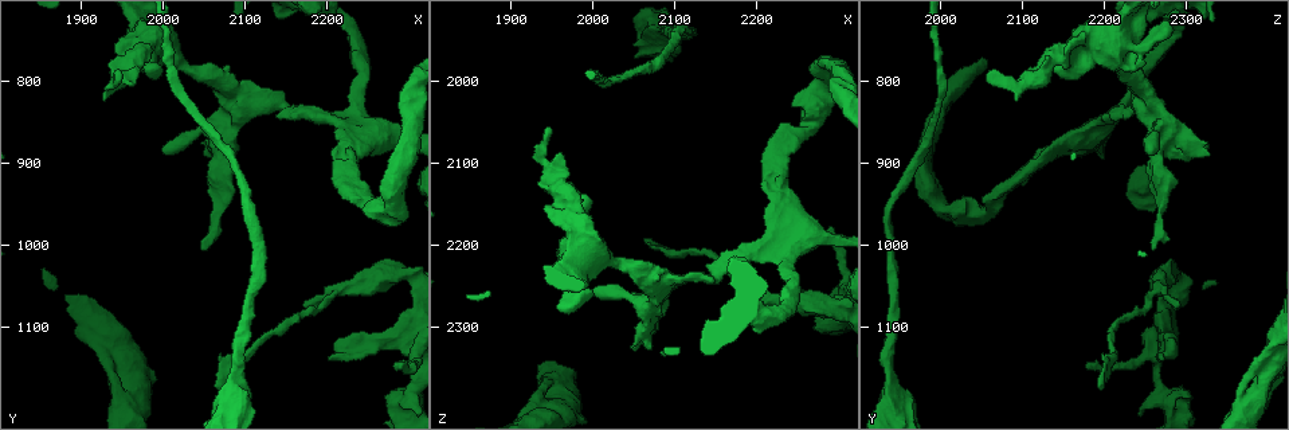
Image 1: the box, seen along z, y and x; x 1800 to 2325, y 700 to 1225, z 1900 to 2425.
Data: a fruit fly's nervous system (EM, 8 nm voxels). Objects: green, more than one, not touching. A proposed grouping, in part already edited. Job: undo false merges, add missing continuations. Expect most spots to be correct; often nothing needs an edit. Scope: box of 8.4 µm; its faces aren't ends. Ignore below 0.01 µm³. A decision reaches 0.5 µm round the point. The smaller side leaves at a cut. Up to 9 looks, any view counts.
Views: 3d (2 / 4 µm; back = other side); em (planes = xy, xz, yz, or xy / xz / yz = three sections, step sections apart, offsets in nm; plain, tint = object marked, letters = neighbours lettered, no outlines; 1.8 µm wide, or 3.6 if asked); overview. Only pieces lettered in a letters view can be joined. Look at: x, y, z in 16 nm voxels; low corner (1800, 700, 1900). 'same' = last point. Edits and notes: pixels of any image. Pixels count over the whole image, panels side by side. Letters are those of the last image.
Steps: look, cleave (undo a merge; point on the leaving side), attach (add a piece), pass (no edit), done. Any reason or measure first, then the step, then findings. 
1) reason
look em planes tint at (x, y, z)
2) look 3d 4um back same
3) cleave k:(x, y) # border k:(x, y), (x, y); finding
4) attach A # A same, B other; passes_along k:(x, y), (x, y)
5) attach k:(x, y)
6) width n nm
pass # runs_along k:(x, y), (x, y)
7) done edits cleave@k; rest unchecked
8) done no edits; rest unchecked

an open end
look 3d 2um at (2050, 890, 2330)

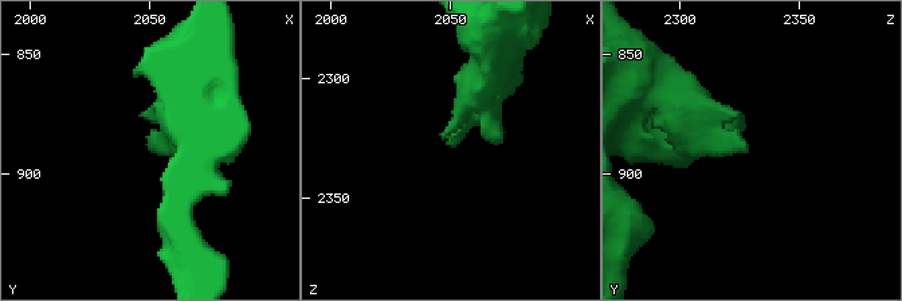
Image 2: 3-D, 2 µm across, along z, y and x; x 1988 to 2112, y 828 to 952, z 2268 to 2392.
shape alone is not enough
look em planes letters at (2051, 891, 2327)

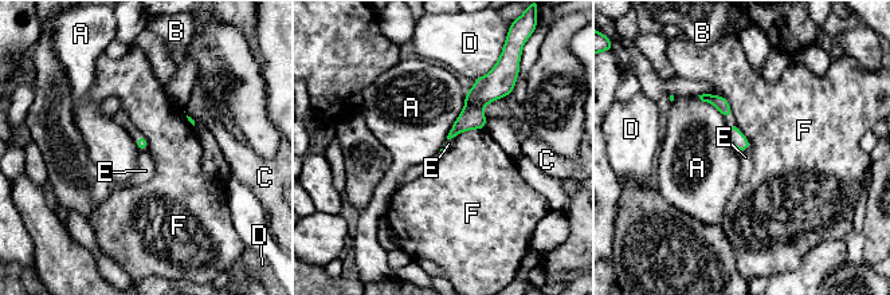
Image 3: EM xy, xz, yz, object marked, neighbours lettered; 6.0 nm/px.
pass # A other, B other, C other, D other, E other, F other; border 3:(457, 134), (447, 140); no lettered piece goes on from it

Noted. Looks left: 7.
look 3d 4um at (2065, 1175, 2195)

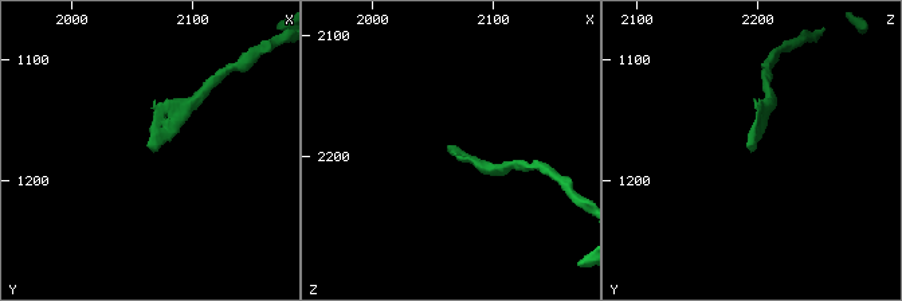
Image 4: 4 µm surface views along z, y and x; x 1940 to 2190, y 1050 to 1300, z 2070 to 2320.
now the EM
look em planes plain at (2066, 1174, 2196)

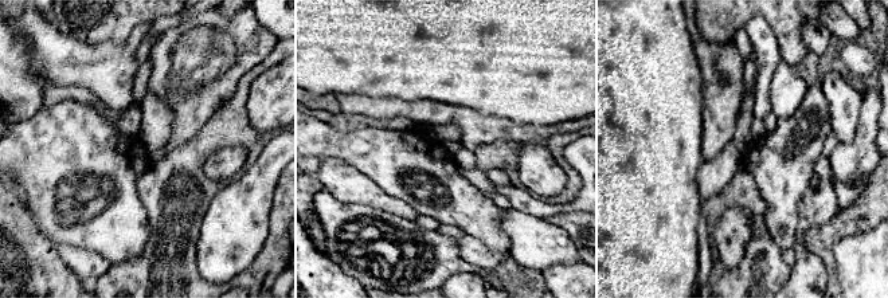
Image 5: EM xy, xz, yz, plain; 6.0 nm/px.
look em planes letters same

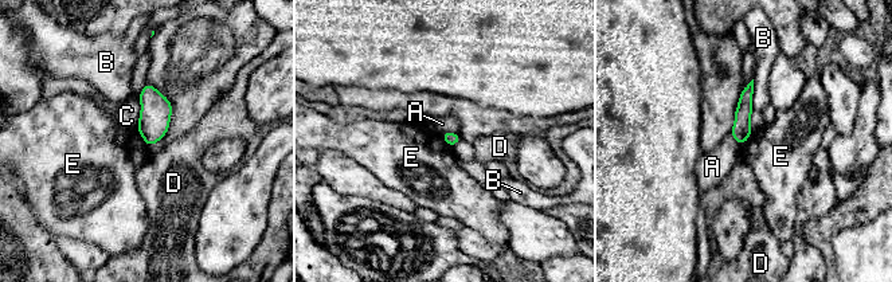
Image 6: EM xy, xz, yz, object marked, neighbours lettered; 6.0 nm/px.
pass # A other, B other, C other, D other, E other; runs_along 6:(750, 87), (742, 116), (740, 140); no lettered piece goes on from it

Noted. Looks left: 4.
free end
look em xy step 16 letters at (2205, 1135, 2265)

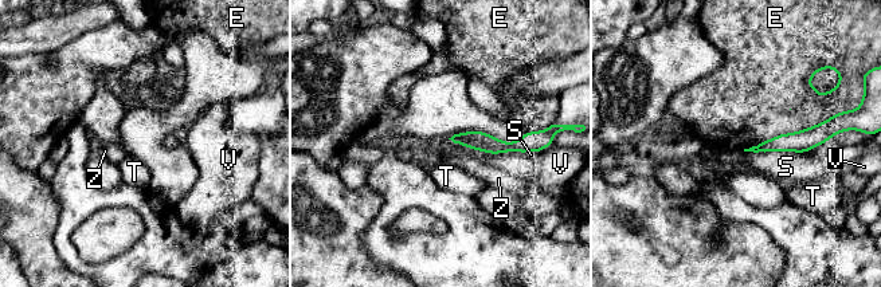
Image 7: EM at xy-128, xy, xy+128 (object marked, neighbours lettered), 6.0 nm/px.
pass # E other, S other, T other, V other, Z other; border 7:(829, 117), (743, 149); none of them fits

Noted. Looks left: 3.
abrupt turn
look em planes letters at (2290, 1195, 2265)

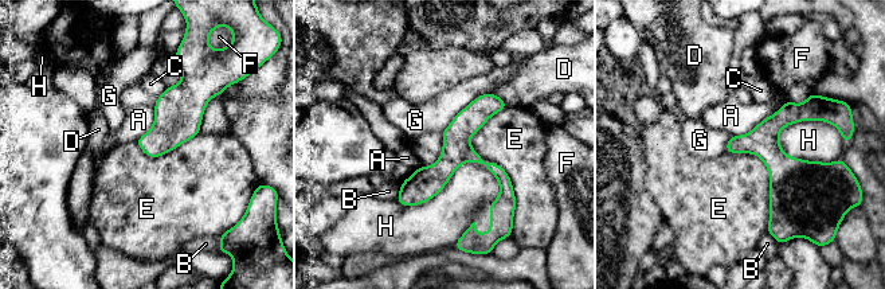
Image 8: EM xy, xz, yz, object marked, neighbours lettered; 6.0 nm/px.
width 180 nm
pass # A other, B other, C other, D other, E other, F other, G other, H other; runs_along 8:(489, 96), (465, 147), (504, 179), (506, 200); all the same cell

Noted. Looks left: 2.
done no edits; rest unchecked

